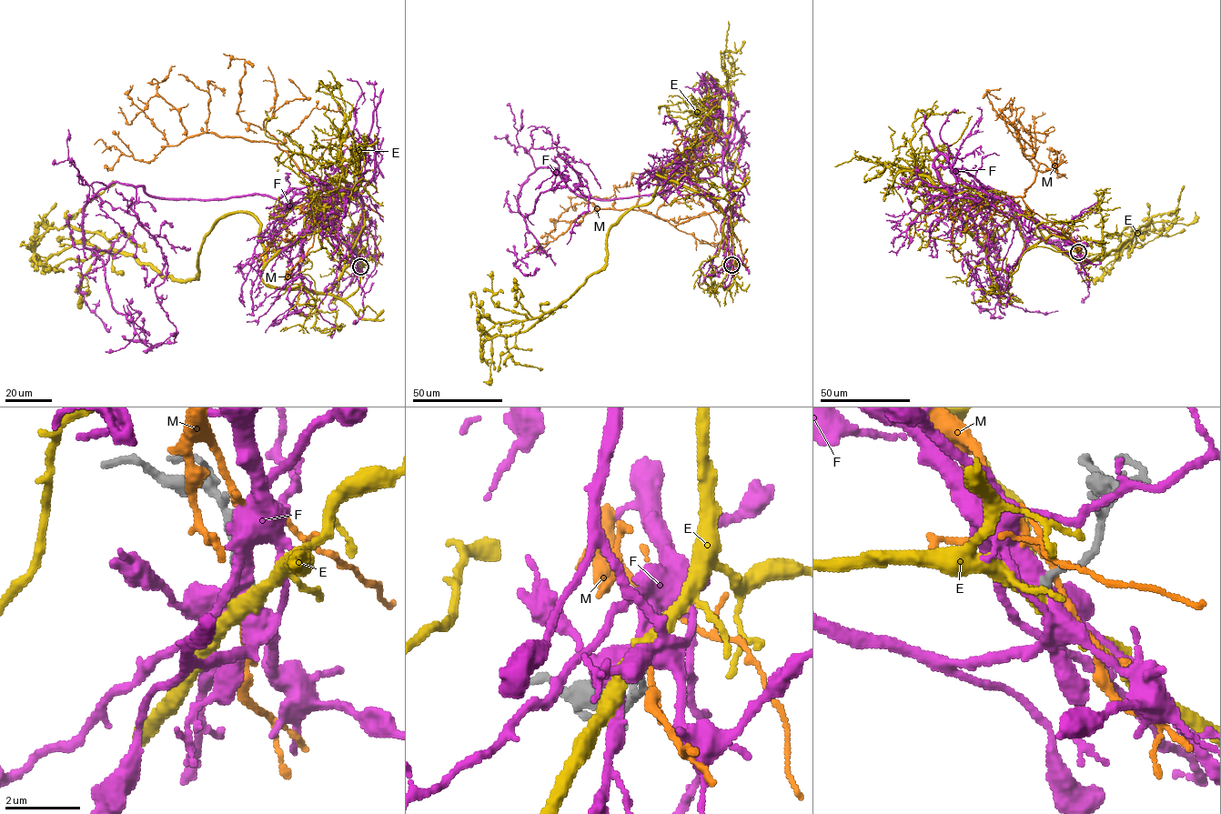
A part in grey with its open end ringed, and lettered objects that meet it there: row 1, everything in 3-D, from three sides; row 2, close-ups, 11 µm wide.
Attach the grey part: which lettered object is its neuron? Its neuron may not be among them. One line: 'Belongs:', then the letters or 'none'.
Belongs: E

